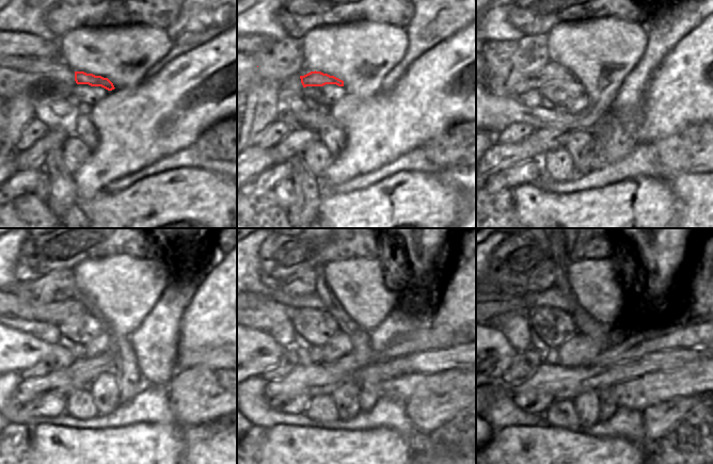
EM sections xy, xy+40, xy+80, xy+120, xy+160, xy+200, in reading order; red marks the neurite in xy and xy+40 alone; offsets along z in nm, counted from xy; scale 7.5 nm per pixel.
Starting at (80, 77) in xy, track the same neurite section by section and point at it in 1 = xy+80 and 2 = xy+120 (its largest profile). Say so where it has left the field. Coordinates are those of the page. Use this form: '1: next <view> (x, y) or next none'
1: next xy+80 (497, 76)
2: next xy+120 (19, 315)

